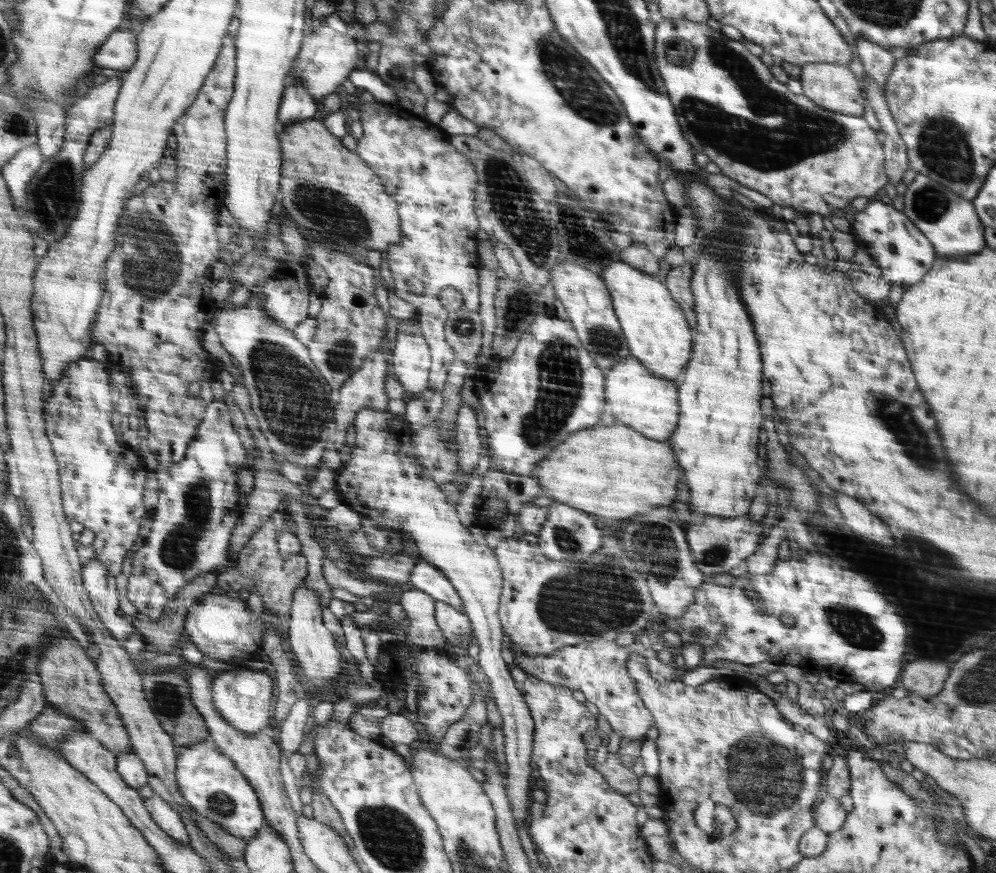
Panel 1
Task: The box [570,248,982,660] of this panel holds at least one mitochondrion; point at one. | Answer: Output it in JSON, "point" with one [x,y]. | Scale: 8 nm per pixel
{"point":[899,417]}

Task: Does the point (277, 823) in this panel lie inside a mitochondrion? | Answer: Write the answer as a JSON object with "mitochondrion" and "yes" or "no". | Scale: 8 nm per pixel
{"mitochondrion":"no"}

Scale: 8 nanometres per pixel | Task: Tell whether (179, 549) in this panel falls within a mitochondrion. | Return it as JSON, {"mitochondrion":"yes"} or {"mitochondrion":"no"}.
{"mitochondrion":"yes"}

